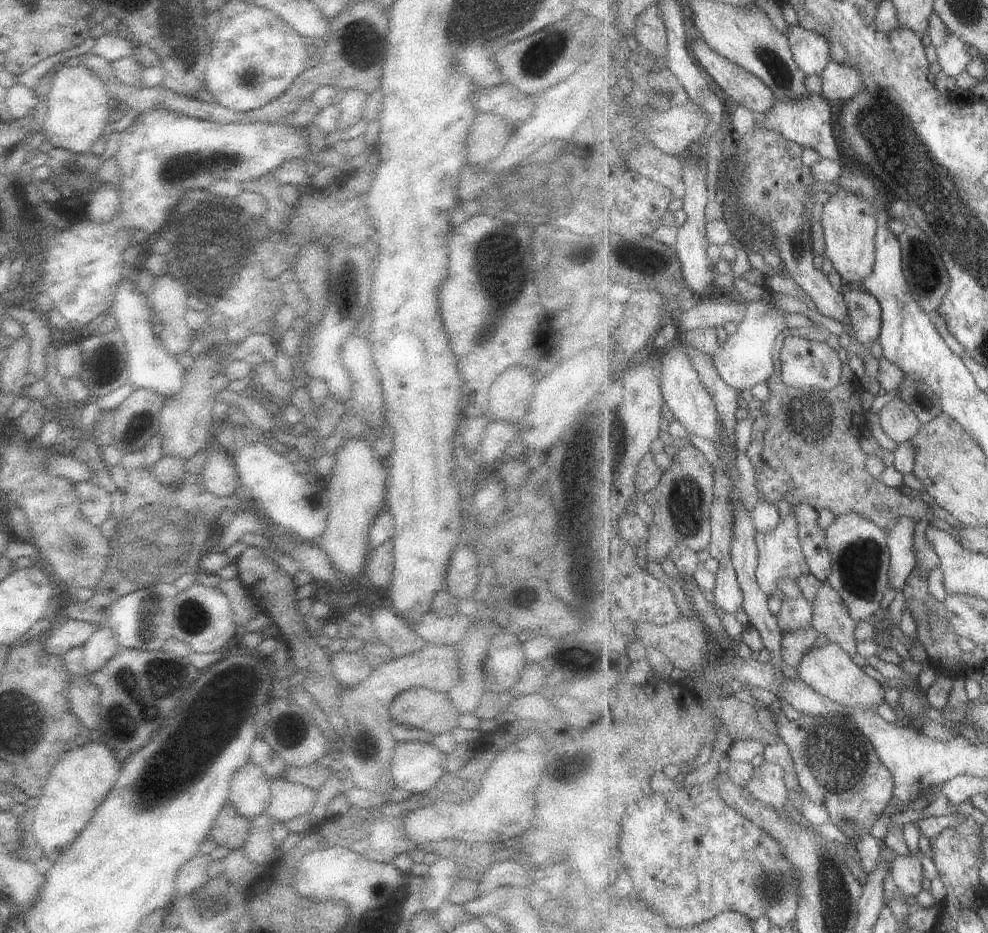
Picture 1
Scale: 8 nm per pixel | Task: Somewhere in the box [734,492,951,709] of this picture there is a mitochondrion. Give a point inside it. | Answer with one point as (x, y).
(858, 564)

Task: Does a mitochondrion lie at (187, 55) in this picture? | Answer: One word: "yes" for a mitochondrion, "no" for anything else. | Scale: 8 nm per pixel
no

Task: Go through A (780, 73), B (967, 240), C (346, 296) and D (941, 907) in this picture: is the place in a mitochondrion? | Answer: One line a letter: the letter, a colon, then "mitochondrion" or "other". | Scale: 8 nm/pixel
A: mitochondrion
B: mitochondrion
C: mitochondrion
D: other

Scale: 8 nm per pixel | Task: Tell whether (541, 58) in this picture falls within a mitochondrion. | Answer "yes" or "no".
yes

